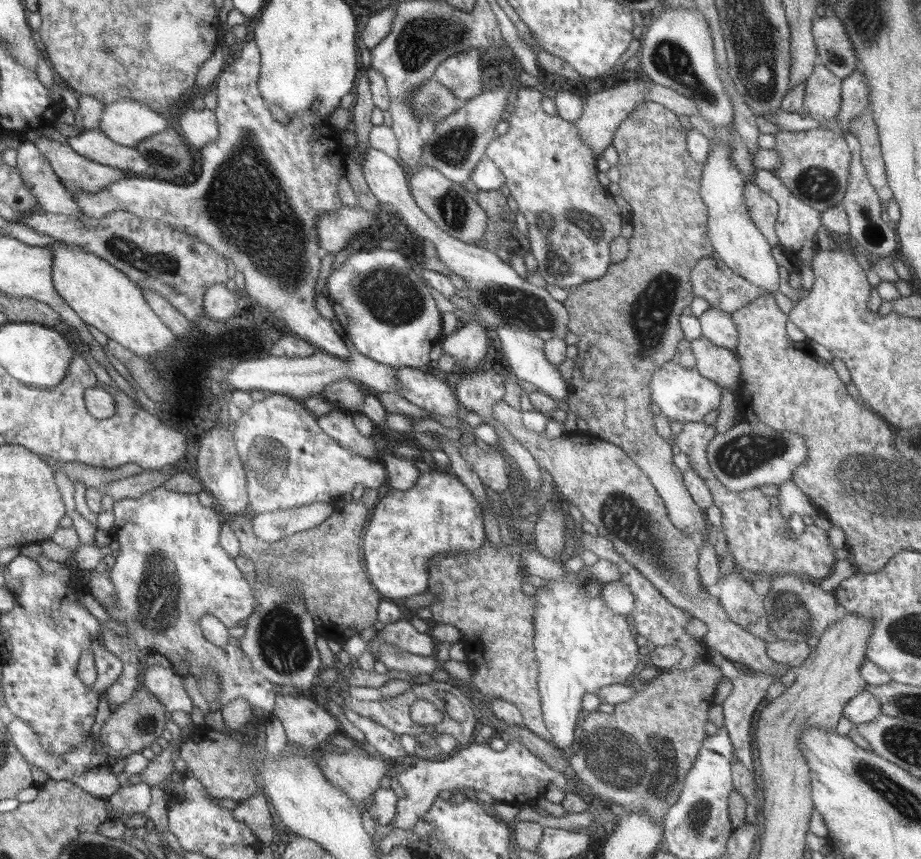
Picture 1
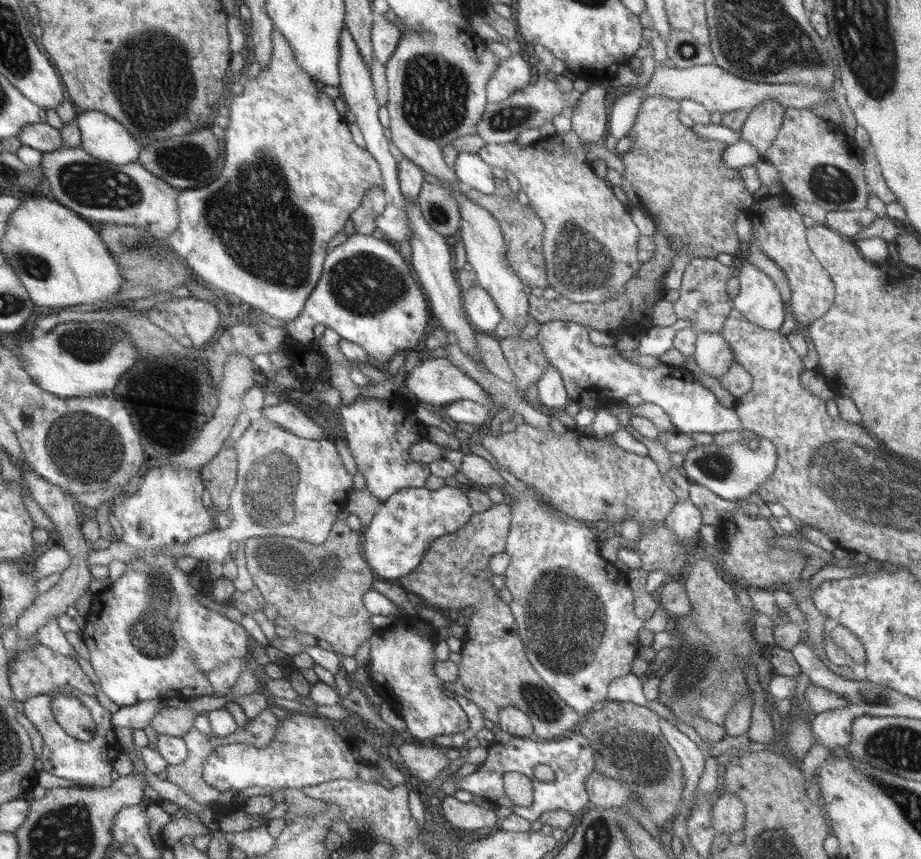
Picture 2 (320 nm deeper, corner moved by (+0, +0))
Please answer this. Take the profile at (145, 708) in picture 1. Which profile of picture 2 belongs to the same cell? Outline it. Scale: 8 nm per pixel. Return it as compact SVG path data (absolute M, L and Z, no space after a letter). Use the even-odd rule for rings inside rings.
M166 706L154 715L154 718L150 721L149 728L158 734L168 734L168 736L183 738L183 736L194 726L194 719L198 715L199 714L190 707L175 708Z

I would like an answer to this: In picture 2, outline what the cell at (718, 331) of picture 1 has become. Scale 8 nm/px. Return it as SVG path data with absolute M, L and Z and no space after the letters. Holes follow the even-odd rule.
M697 332L694 360L704 374L720 378L734 362L733 358L732 349L720 332Z

